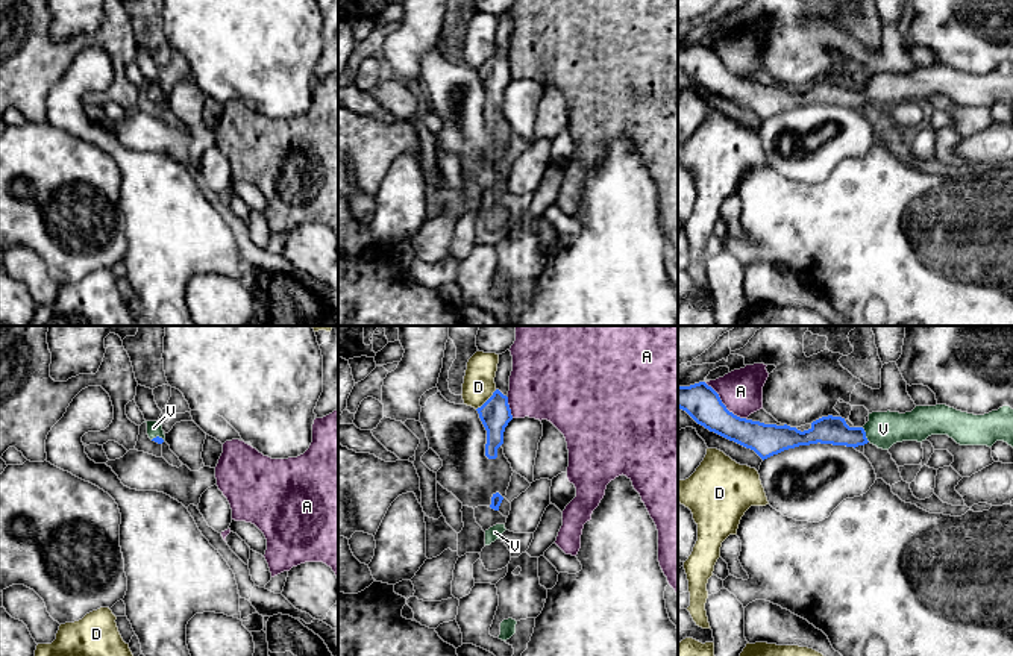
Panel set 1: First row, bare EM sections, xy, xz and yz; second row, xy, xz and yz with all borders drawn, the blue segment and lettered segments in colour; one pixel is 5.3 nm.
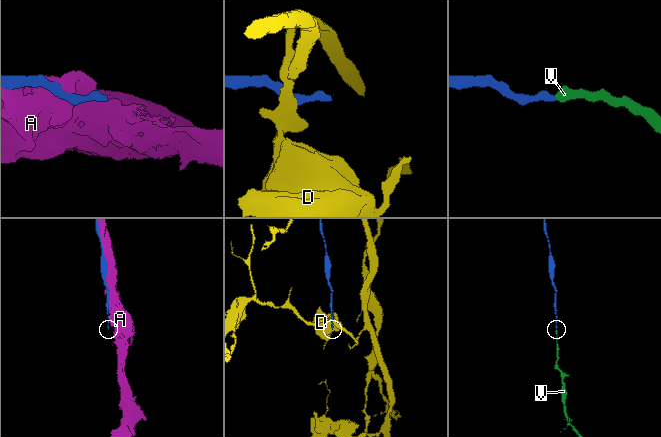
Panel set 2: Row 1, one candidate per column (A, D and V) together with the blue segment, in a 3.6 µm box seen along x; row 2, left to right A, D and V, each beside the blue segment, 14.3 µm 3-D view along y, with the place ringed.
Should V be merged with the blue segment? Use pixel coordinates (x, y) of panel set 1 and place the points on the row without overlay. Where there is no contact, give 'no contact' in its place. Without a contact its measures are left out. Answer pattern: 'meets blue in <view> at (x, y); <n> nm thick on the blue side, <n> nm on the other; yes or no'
meets blue in yz at (865, 96); 150 nm thick on the blue side, 190 nm on the other; yes

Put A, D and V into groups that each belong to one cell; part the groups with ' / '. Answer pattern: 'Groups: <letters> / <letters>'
Groups: A / D / V

